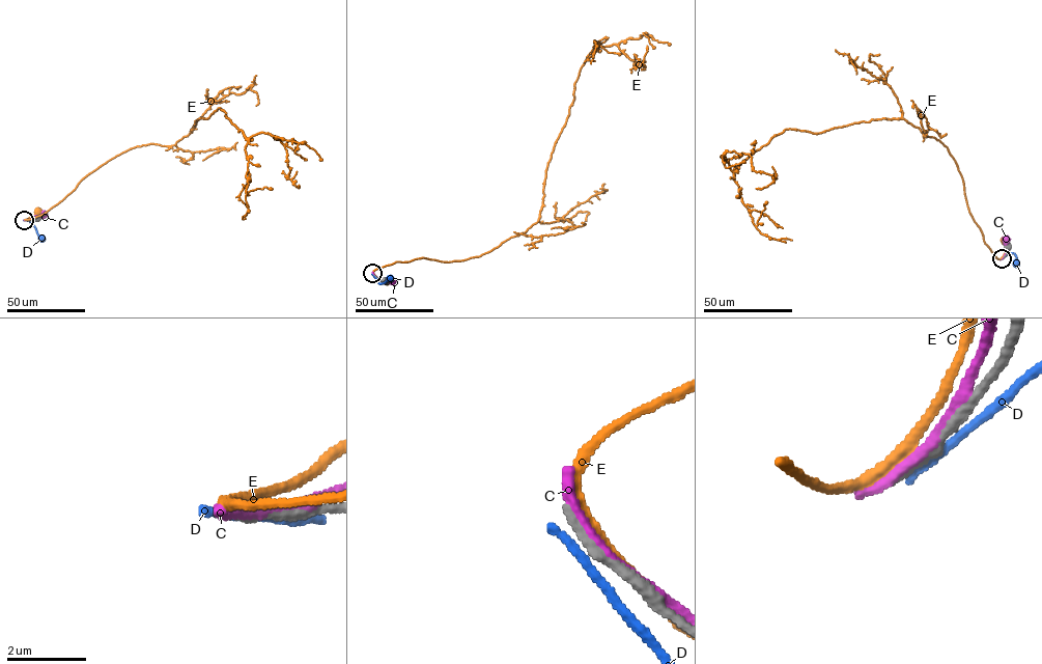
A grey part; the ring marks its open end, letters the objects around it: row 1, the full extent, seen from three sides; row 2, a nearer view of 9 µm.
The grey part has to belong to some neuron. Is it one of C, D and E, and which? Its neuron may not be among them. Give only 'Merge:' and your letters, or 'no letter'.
Merge: no letter

